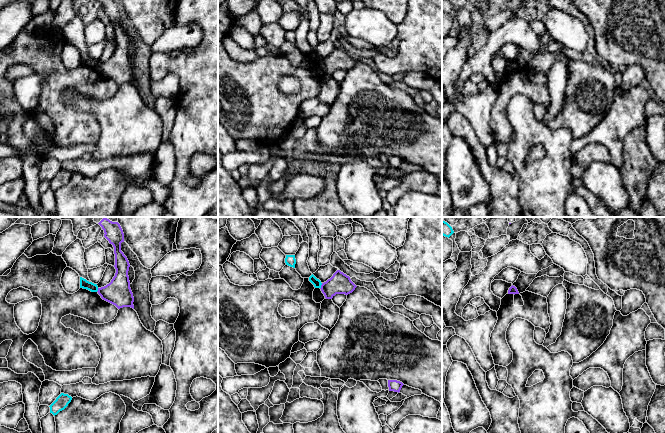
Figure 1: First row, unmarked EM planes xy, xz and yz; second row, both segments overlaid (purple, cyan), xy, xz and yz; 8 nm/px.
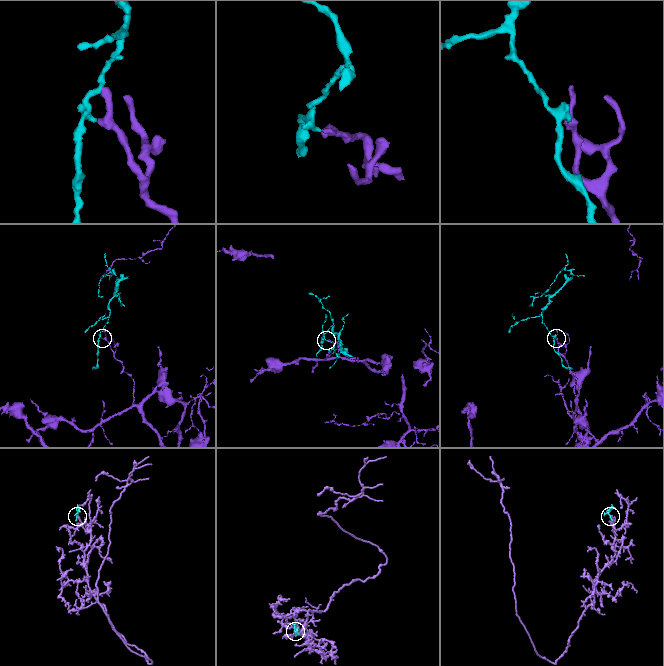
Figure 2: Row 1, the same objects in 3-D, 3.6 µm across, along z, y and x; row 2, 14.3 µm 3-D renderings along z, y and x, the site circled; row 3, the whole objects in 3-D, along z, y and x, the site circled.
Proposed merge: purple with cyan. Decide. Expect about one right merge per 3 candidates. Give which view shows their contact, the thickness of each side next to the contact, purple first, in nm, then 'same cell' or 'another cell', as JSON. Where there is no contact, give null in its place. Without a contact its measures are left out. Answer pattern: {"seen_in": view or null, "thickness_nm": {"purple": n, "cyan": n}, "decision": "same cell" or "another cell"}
{"seen_in": "xz", "thickness_nm": {"purple": 170, "cyan": 70}, "decision": "another cell"}

